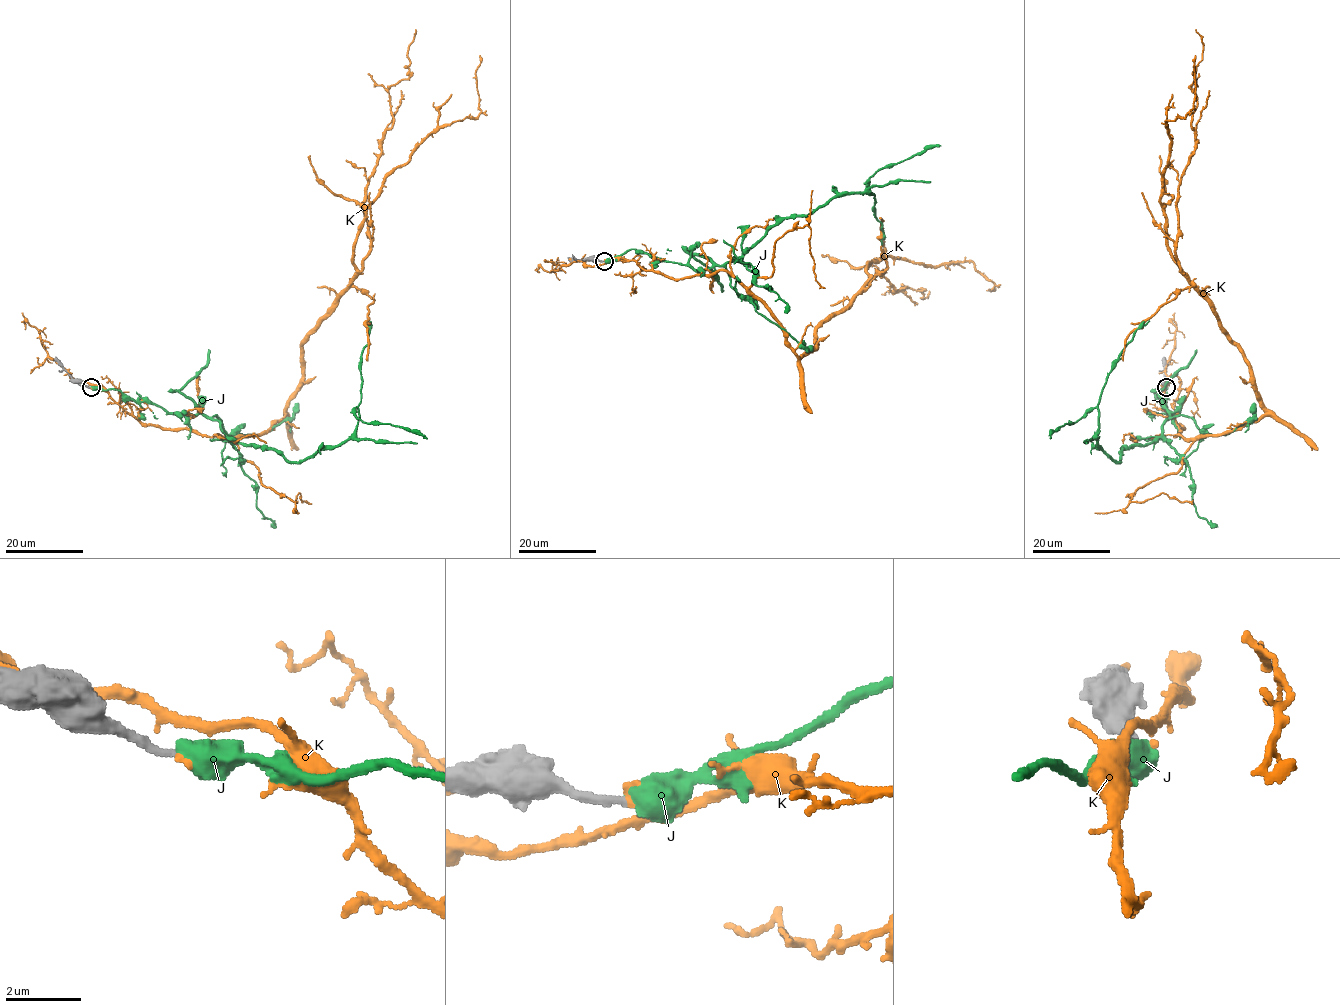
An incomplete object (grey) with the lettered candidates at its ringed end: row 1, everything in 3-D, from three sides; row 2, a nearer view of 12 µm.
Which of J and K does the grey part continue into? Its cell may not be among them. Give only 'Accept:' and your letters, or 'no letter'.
Accept: J

